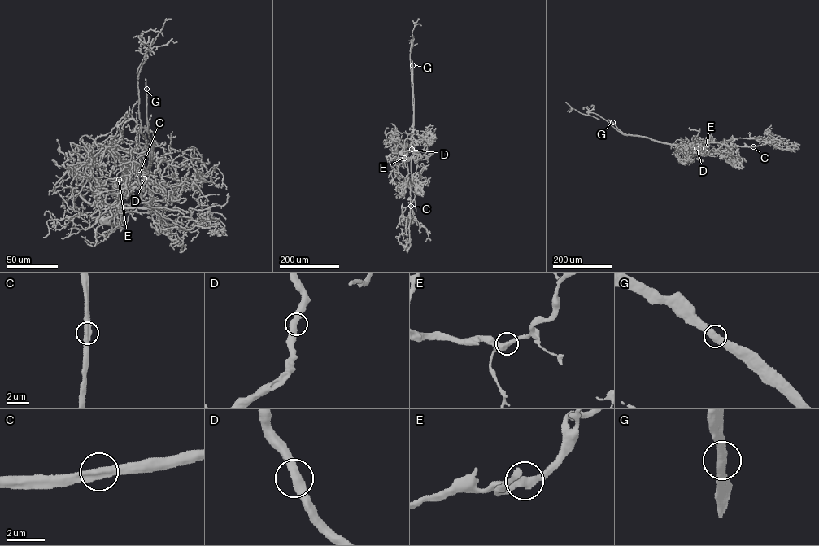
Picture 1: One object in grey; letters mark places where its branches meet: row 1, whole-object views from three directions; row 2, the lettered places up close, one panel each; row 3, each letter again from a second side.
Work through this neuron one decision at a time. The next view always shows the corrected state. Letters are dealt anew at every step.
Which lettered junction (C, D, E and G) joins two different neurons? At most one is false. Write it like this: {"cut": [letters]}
{"cut": []}

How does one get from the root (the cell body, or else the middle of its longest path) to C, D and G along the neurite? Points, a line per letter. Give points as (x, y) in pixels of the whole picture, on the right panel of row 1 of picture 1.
C: (700, 159), (696, 159), (701, 152), (713, 153), (735, 146), (753, 146)
D: (700, 159), (696, 159), (699, 153), (696, 148)
G: (700, 159), (696, 159), (698, 150), (693, 150), (687, 146), (625, 134), (612, 122)

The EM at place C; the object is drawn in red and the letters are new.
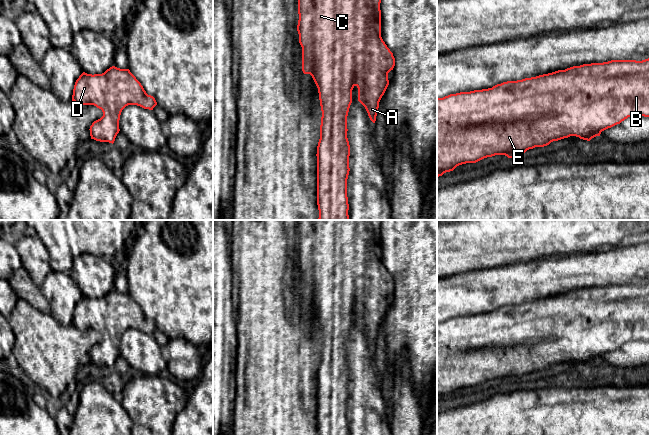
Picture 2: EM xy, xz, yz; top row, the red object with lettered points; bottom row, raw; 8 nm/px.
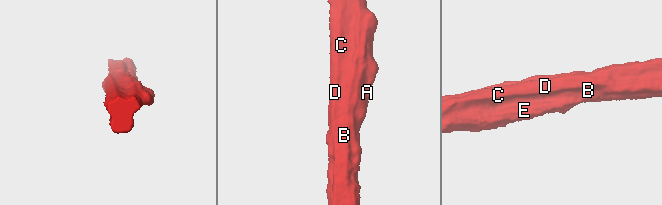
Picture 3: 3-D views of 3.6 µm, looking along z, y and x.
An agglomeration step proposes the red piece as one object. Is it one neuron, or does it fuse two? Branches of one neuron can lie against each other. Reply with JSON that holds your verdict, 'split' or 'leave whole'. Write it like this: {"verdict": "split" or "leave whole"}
{"verdict": "leave whole"}

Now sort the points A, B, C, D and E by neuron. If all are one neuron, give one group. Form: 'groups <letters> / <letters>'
groups A B C D E

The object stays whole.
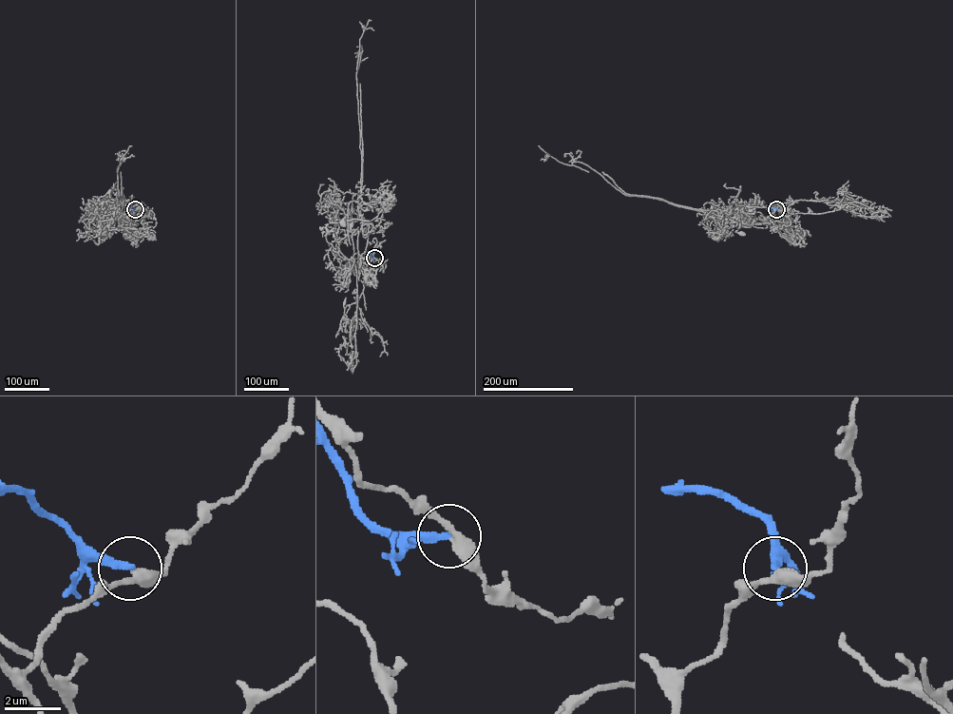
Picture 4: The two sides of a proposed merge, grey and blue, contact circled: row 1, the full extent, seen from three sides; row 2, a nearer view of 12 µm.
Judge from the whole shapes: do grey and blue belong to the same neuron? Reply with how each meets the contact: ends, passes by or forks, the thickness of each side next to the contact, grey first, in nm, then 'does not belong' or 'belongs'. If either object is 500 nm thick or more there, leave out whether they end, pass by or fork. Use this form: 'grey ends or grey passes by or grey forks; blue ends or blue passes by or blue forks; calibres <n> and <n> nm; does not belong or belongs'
grey passes by; blue ends; calibres 360 and 280 nm; does not belong

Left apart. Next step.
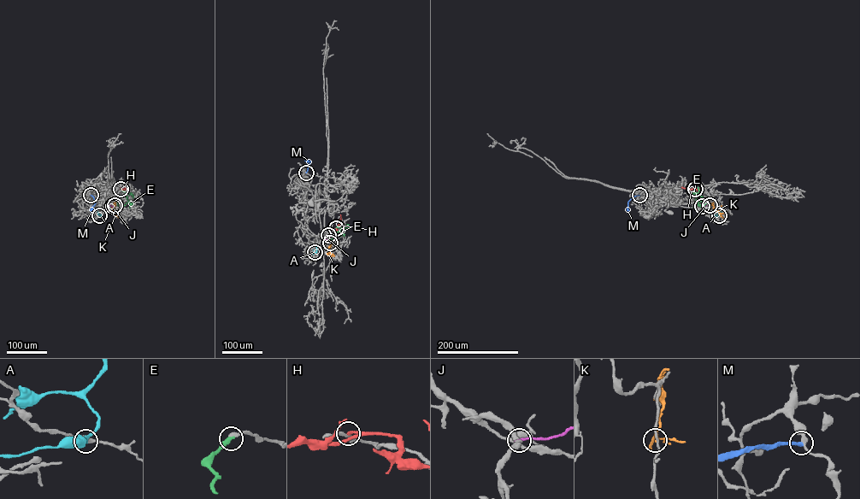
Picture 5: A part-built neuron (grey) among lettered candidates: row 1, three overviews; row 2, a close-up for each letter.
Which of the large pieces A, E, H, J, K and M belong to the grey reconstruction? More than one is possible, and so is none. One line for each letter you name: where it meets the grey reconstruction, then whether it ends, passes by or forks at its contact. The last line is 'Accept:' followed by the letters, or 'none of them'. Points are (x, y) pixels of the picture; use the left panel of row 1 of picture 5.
E: meets grey at (120, 189); it ends there
Accept: E

